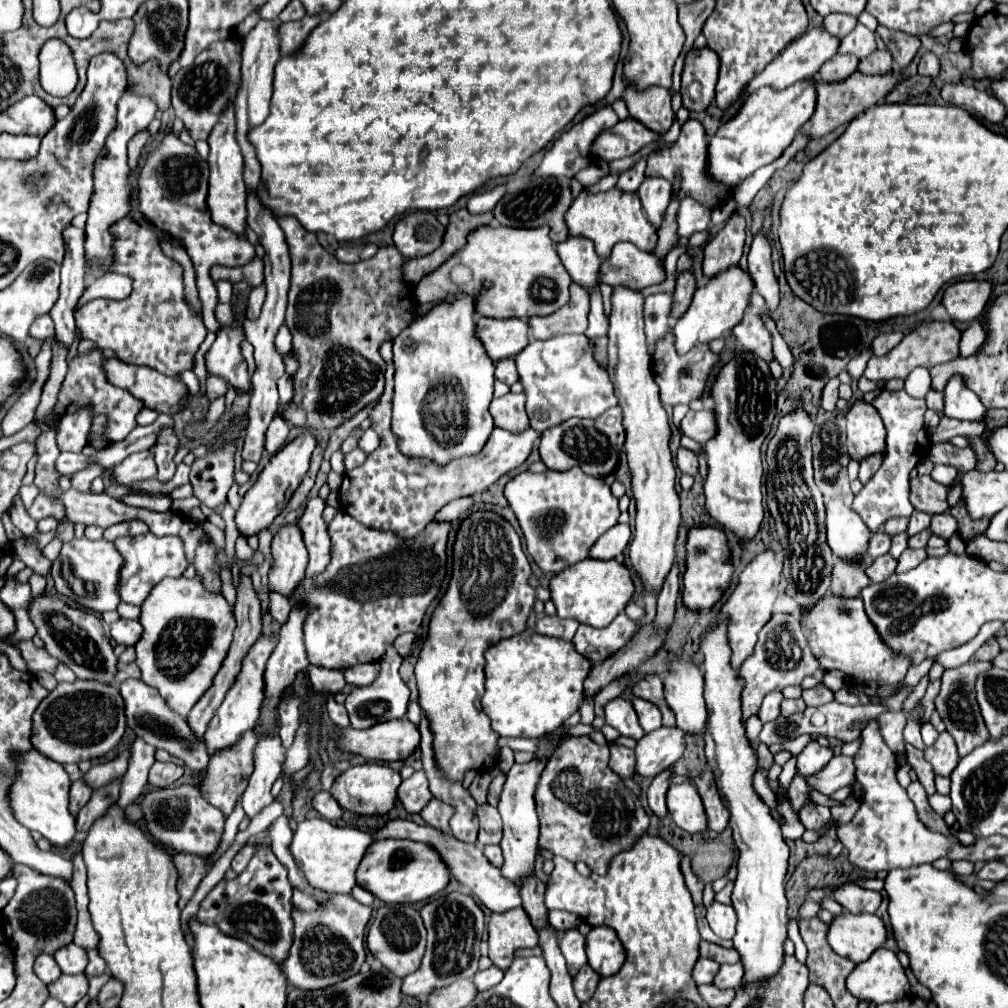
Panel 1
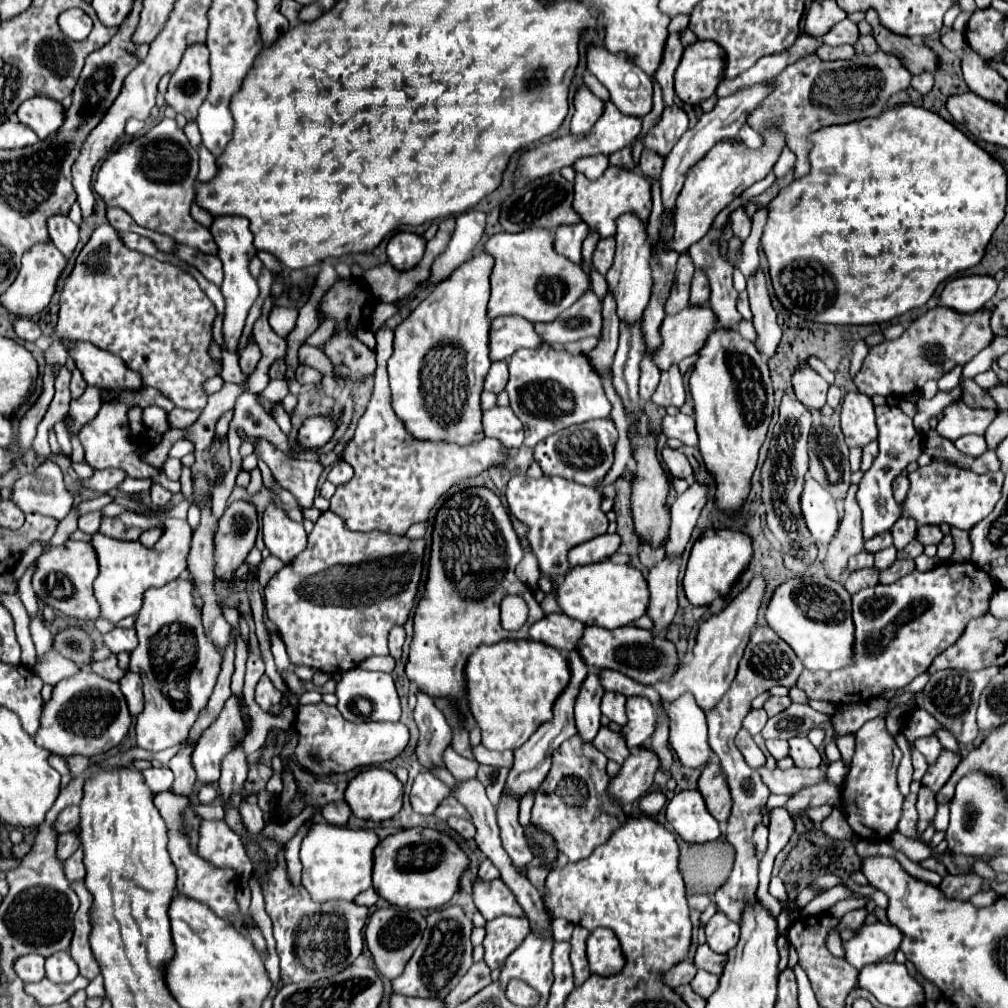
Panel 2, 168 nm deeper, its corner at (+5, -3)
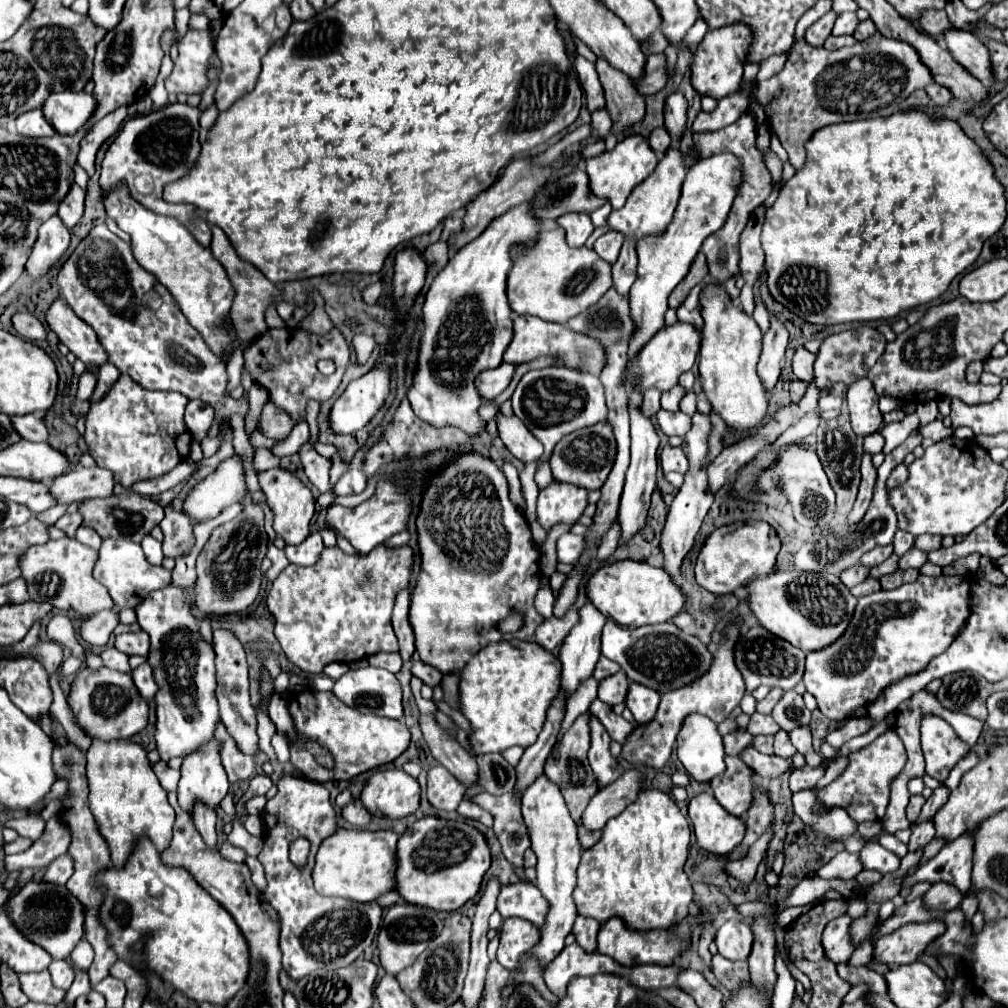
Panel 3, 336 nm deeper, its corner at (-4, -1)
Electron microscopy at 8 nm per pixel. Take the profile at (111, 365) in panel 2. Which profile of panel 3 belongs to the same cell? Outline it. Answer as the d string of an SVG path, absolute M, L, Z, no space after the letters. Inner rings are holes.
M57 299L47 309L47 325L53 333L57 333L59 341L69 347L71 353L75 353L83 363L105 363L105 351L101 351L101 345L95 337L95 331L81 321L73 309L63 301Z

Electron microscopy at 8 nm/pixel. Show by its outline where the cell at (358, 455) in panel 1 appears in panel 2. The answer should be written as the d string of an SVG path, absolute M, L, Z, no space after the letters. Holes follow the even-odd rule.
M340 459L338 463L334 463L328 471L328 481L334 483L334 485L340 485L340 483L348 483L352 479L352 467L350 463L346 463L344 459Z

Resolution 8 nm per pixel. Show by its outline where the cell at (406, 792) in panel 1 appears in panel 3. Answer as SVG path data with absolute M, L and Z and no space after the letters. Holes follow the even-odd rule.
M437 765L427 775L427 797L437 809L455 811L465 795L465 785L461 785L443 765Z

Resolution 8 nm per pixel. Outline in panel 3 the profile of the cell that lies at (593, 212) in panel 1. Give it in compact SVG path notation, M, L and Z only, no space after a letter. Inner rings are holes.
M631 133L627 135L623 141L619 141L615 145L615 149L611 151L603 151L597 157L589 157L587 163L587 175L591 181L591 191L597 197L607 199L613 209L621 209L629 197L629 193L633 191L635 185L639 185L645 177L649 177L649 173L653 171L653 167L657 165L659 157L653 153L653 149L649 149L649 145L645 143L645 137Z

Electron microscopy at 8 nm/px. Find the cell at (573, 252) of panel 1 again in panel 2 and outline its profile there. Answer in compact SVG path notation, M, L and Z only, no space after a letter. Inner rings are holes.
M576 223L570 227L558 227L554 231L554 247L560 255L566 259L572 259L572 263L582 263L582 241L588 235L586 223Z

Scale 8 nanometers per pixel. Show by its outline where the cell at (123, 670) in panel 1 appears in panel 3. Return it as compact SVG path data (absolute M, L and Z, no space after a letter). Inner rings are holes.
M115 647L103 649L103 651L101 651L101 657L103 657L105 667L109 667L109 669L123 671L123 673L129 673L129 671L131 671L131 667L129 667L129 663L127 663L127 655L121 653L121 651L117 651Z

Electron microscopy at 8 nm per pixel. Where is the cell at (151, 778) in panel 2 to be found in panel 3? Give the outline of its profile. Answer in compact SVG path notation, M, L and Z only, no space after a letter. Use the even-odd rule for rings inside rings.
M159 761L159 763L153 765L153 771L155 771L155 775L157 775L157 779L159 779L163 789L177 791L177 781L181 777L177 769L171 769L169 763L165 763L165 761Z

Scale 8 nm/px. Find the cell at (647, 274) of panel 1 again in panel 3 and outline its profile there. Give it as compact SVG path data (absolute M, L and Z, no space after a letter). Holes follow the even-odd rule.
M609 231L595 241L593 249L607 263L615 263L617 255L619 255L619 249L621 249L621 243L623 243L623 235L619 231Z

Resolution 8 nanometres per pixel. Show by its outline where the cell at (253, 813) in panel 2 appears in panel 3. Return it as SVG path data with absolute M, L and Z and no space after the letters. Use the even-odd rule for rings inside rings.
M221 721L217 723L215 739L221 743L221 747L219 747L221 763L223 763L231 783L245 781L245 779L249 779L249 775L253 775L257 771L257 757L241 753L241 749L237 749L237 743L233 743L233 737L229 737L229 733L227 733L225 725L221 725Z

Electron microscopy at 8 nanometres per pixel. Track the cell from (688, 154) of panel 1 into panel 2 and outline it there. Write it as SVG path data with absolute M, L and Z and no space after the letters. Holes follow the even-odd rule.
M672 105L664 109L662 121L648 131L644 137L644 147L652 147L652 151L660 151L660 157L666 157L668 151L678 143L678 139L688 129L688 117L682 107Z

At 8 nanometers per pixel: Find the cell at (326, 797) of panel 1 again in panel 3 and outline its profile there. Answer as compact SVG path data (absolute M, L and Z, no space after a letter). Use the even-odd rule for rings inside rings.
M355 799L355 801L349 803L347 807L343 807L343 817L345 817L351 825L363 827L363 829L371 823L371 813L365 809L365 805L363 805L359 799Z

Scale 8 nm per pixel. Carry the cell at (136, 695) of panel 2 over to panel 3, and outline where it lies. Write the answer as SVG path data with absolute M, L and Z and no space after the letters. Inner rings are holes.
M145 661L145 663L141 663L135 671L131 671L131 675L133 675L133 681L135 681L139 693L141 693L145 699L151 701L151 699L155 697L155 693L157 693L157 683L155 683L155 679L153 679L151 665Z

